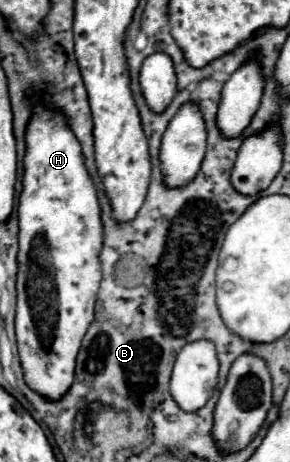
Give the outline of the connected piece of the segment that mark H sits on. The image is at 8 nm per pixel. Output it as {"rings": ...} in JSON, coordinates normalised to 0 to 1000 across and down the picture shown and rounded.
{"rings":[[[166,210],[117,227],[117,249],[90,279],[90,374],[62,444],[69,582],[55,613],[55,734],[97,838],[193,868],[255,825],[276,738],[324,690],[324,652],[352,604],[338,561],[352,539],[352,478],[331,409],[290,361],[276,310],[221,253],[179,240],[159,219]]]}

